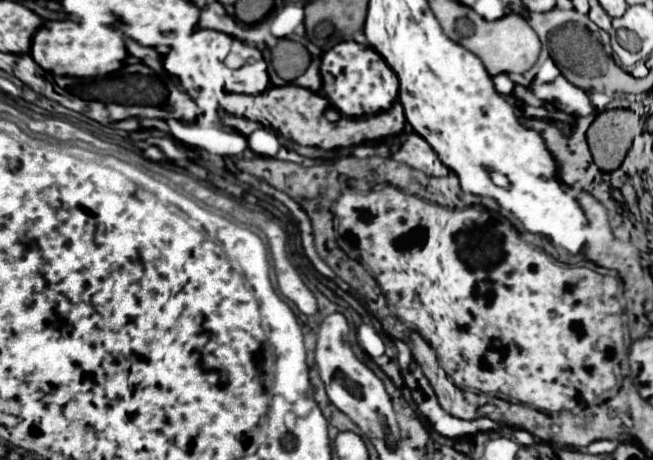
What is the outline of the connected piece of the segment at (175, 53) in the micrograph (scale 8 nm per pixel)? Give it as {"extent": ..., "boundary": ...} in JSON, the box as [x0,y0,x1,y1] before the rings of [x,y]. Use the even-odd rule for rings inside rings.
{"extent":[164,30,270,94],"boundary":[[[196,30],[188,42],[172,46],[172,50],[164,56],[166,72],[178,78],[192,78],[198,90],[224,90],[224,92],[238,92],[238,94],[262,94],[270,86],[268,78],[268,64],[262,52],[254,46],[248,46],[224,32],[216,30]],[[220,38],[224,38],[224,46],[220,46]],[[230,52],[240,54],[244,60],[242,68],[230,70],[224,60]]]}

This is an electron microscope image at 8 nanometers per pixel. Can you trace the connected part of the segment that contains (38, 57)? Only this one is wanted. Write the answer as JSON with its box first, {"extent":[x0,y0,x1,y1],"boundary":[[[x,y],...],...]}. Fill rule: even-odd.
{"extent":[32,20,128,78],"boundary":[[[62,20],[62,22],[44,22],[32,40],[32,58],[46,70],[57,76],[72,78],[90,78],[90,76],[108,76],[120,70],[122,62],[128,56],[122,34],[114,28],[96,28],[88,30],[78,22]]]}

